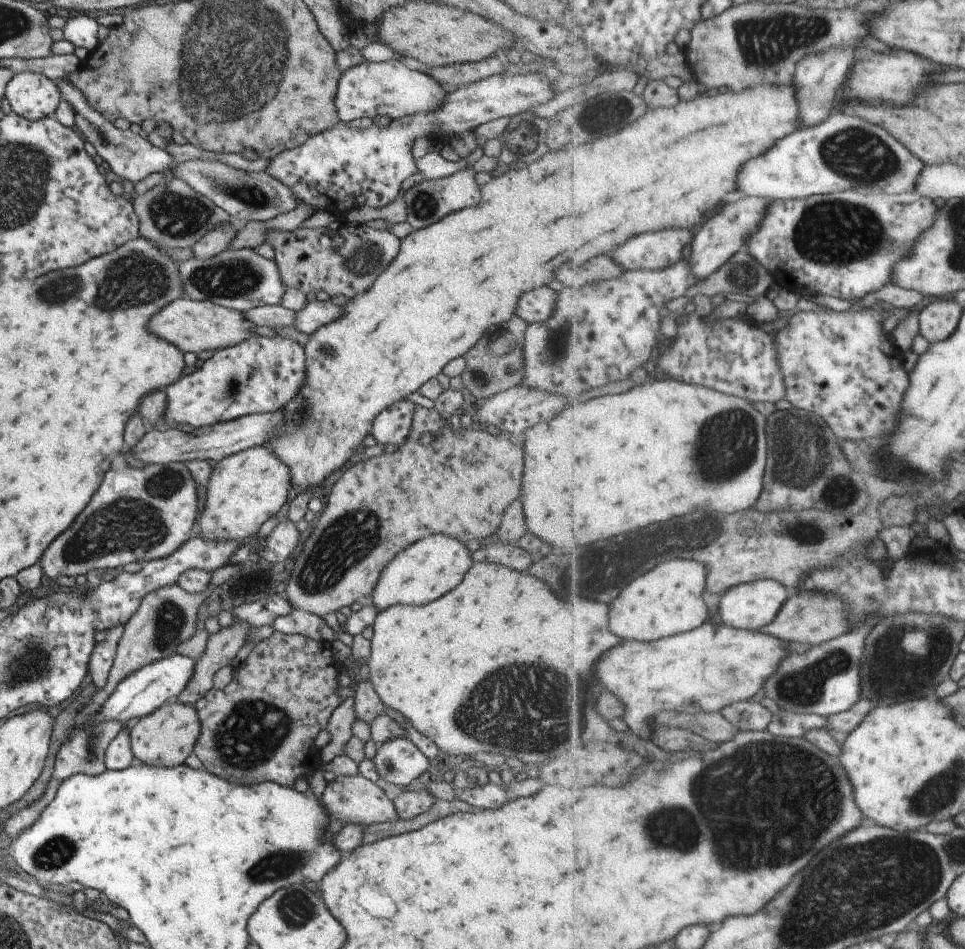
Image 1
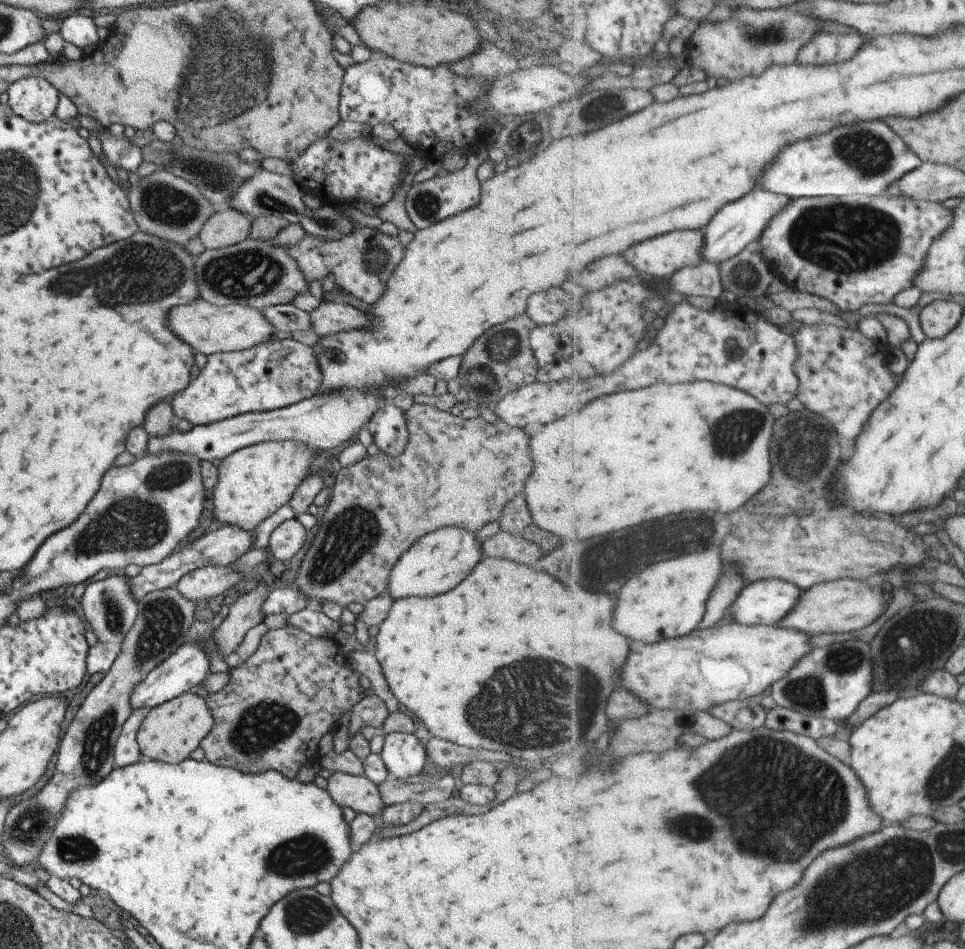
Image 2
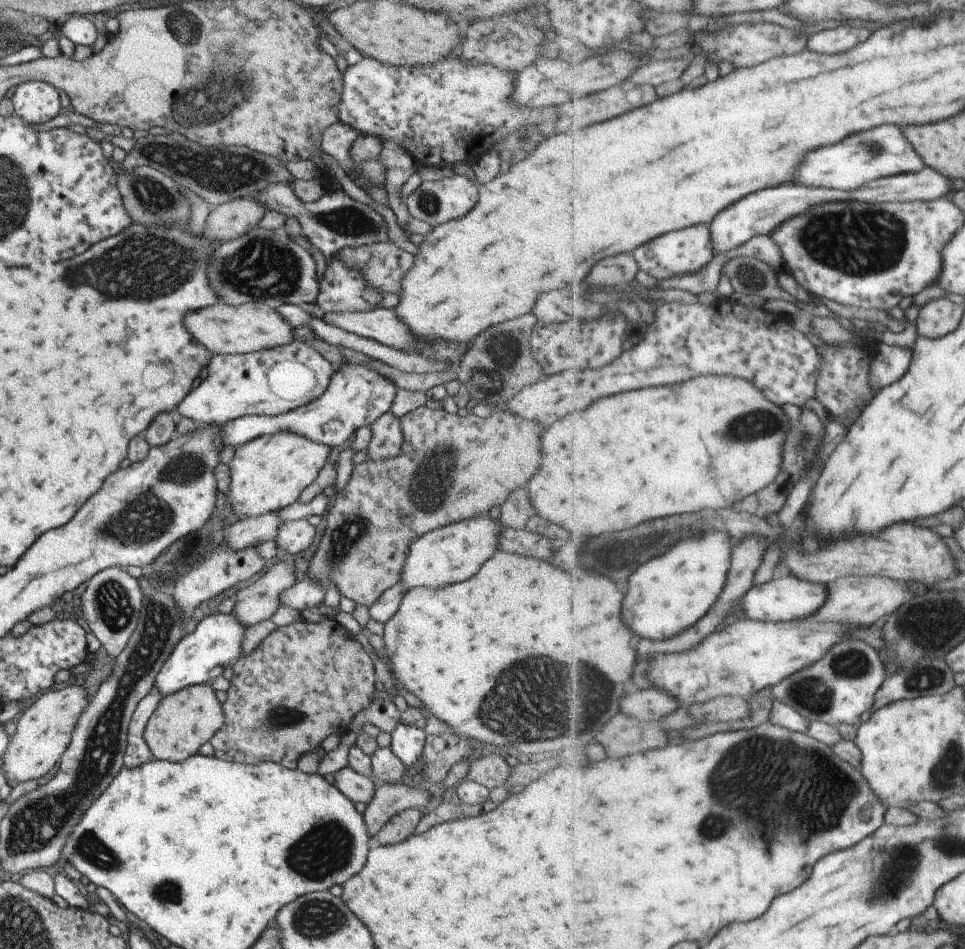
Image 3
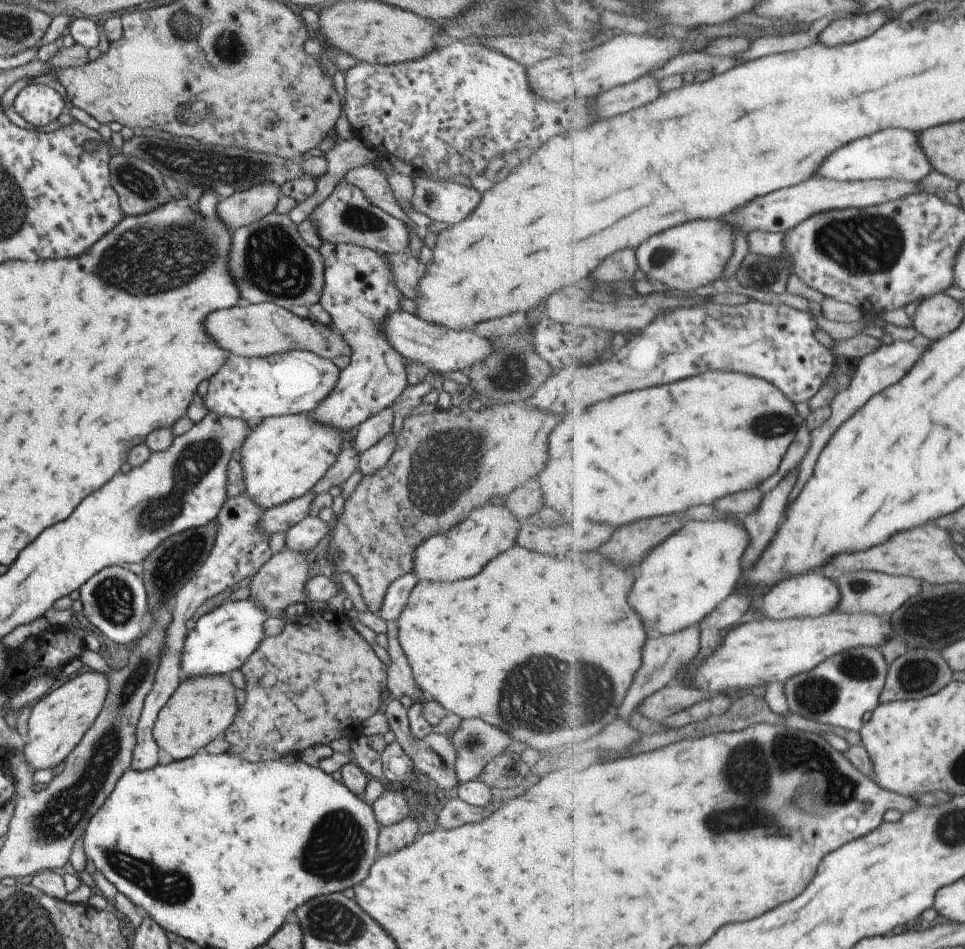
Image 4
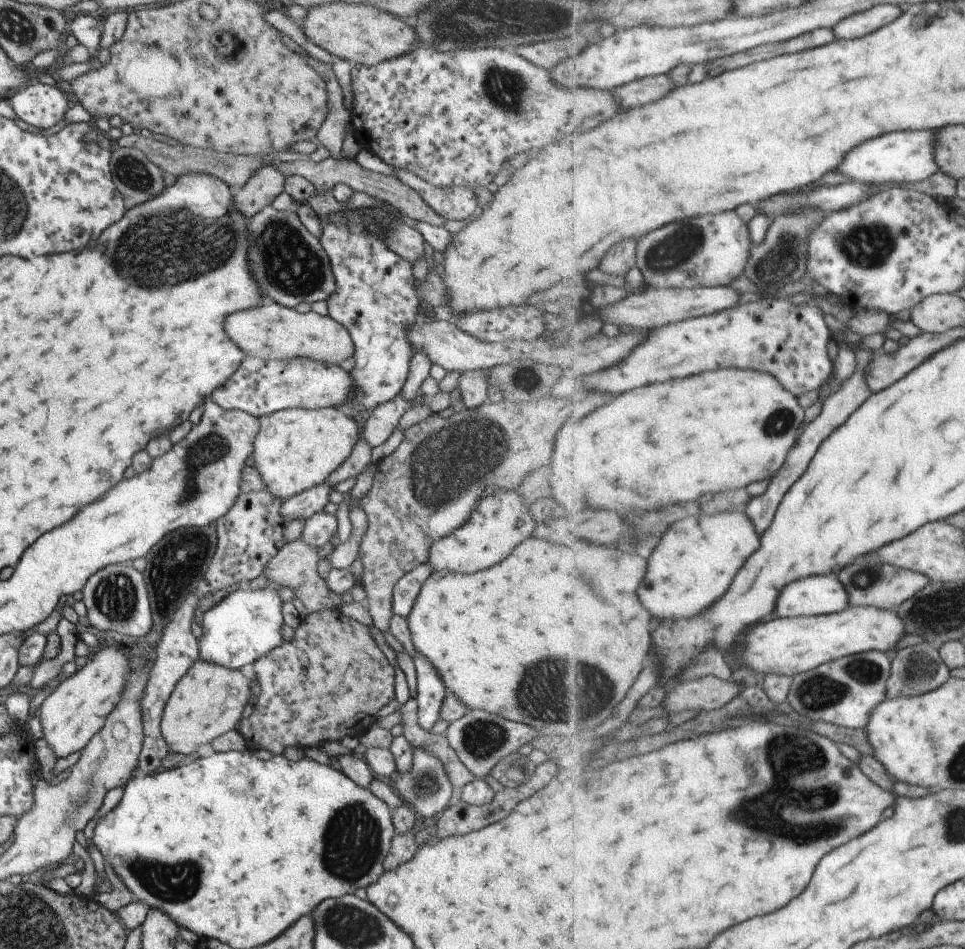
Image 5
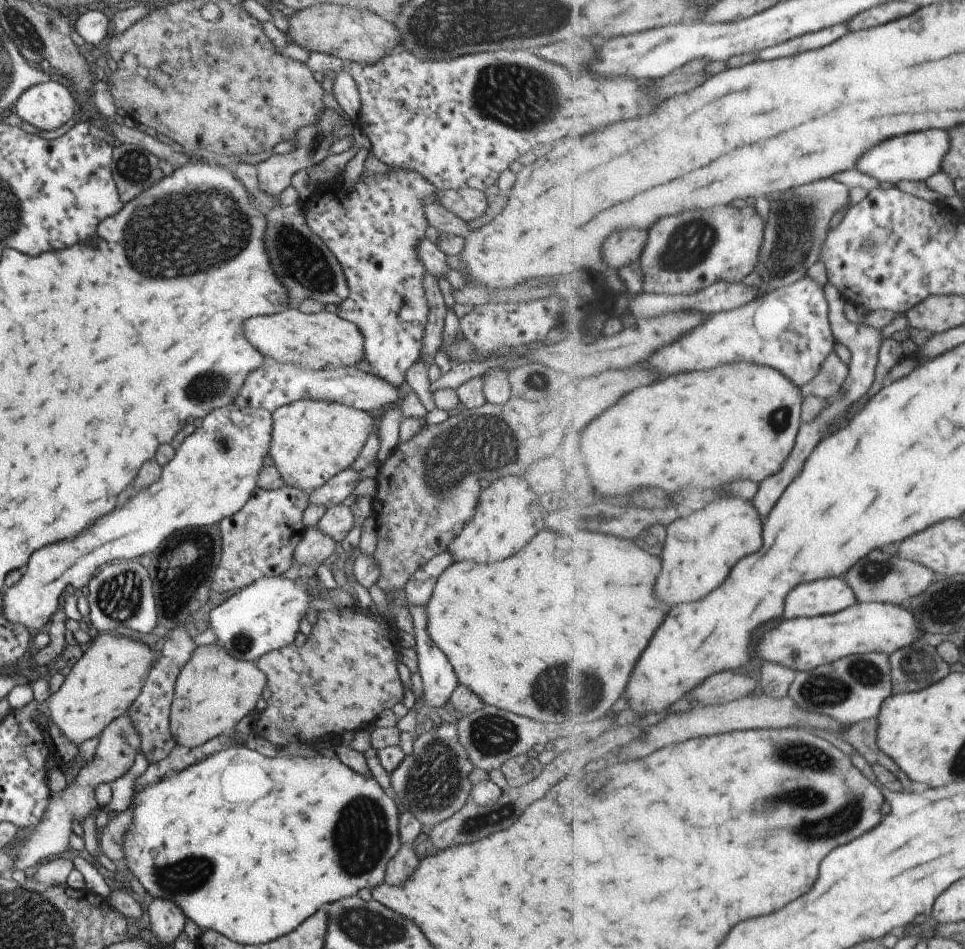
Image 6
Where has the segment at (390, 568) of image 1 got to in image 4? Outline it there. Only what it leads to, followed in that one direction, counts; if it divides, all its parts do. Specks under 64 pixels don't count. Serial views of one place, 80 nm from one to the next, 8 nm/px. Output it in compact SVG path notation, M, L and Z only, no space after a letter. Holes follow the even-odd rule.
M484 504L449 530L424 540L414 552L411 572L419 581L451 582L476 575L492 558L515 544L519 524L505 505Z

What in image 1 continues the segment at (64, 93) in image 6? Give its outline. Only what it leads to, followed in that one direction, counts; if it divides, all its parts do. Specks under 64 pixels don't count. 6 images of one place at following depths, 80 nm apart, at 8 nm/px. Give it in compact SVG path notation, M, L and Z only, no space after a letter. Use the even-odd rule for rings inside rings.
M19 72L4 88L11 112L30 121L53 116L62 99L58 86L41 73Z

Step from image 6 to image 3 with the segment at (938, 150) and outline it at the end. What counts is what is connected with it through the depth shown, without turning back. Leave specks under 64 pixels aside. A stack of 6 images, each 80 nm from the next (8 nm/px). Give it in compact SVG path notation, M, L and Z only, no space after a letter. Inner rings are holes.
M881 126L873 132L861 132L861 136L851 136L841 144L817 150L817 154L811 152L807 156L807 162L801 166L797 180L791 183L850 191L877 179L918 173L925 167L924 158L916 151L912 142L907 140L899 126Z

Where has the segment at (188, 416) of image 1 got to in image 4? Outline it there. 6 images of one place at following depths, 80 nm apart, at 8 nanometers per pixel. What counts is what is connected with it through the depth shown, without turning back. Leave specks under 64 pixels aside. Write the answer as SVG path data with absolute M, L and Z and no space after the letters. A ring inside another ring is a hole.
M293 349L280 355L266 357L240 357L229 355L225 364L208 378L208 392L201 399L208 412L225 415L246 422L258 422L267 417L285 416L295 413L310 413L333 390L336 385L339 369L329 359L309 351Z

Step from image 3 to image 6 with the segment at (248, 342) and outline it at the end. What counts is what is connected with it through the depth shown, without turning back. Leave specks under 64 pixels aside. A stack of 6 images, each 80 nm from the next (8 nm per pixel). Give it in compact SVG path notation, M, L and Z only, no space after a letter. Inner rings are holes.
M297 308L285 309L273 315L257 315L257 318L247 320L243 326L246 339L258 348L266 358L288 364L299 365L313 370L353 367L353 364L364 360L364 340L360 330L353 323L342 319L337 313L321 311L318 313L302 313Z

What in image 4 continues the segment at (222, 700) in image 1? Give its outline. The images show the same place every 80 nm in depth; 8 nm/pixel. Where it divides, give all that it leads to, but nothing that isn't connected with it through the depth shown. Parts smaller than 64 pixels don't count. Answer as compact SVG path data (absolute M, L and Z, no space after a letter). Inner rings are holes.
M308 611L302 617L295 619L294 621L285 623L281 634L276 636L265 637L259 646L253 651L253 654L240 666L240 670L245 676L247 685L244 690L240 691L238 695L238 711L235 713L232 723L224 730L223 734L219 736L219 739L229 743L230 750L227 753L233 753L241 755L243 760L249 762L257 762L259 760L275 760L280 759L287 753L291 753L297 756L303 752L305 748L309 746L315 746L316 744L328 745L331 740L344 736L345 738L352 740L357 737L361 732L361 724L365 718L369 718L371 714L378 712L378 709L382 706L383 700L387 691L385 685L387 684L387 675L385 675L385 665L381 663L381 660L373 653L369 643L365 641L359 633L357 633L350 625L349 618L345 614L332 613L330 611Z

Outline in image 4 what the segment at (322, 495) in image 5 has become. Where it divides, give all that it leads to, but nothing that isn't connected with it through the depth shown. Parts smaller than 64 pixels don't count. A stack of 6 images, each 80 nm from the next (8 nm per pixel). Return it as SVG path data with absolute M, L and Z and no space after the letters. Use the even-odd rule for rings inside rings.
M310 490L299 498L267 509L260 516L258 523L260 529L269 536L274 532L286 531L290 526L308 516L307 512L309 512L315 496Z

